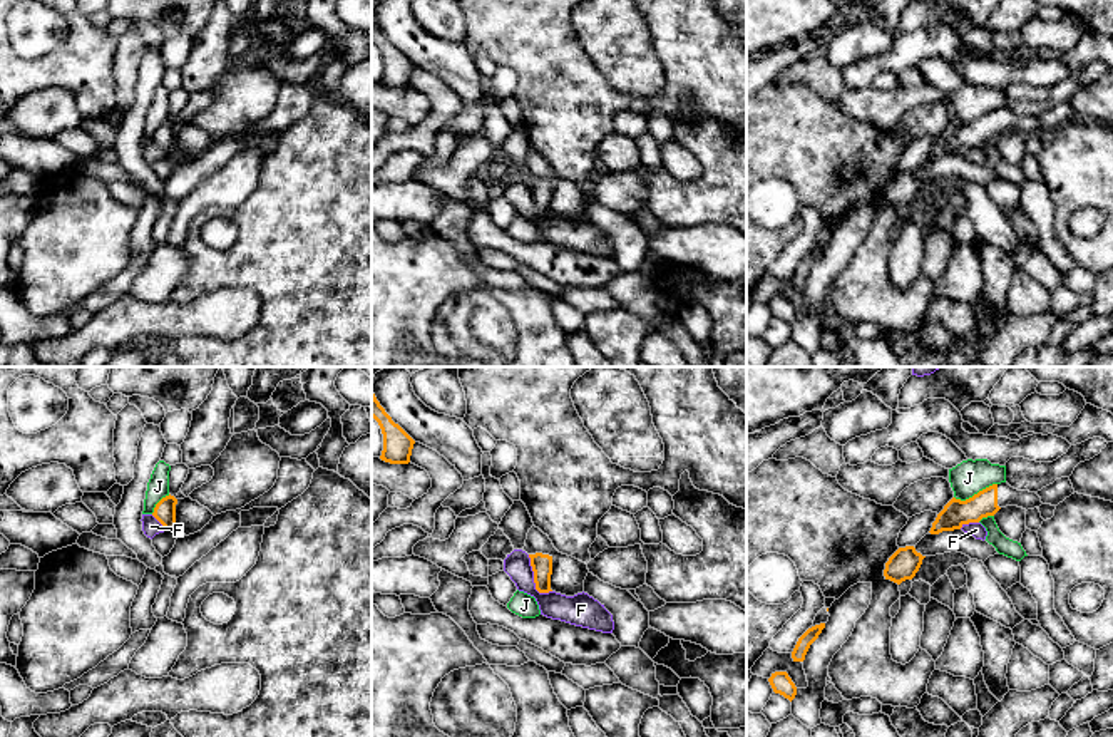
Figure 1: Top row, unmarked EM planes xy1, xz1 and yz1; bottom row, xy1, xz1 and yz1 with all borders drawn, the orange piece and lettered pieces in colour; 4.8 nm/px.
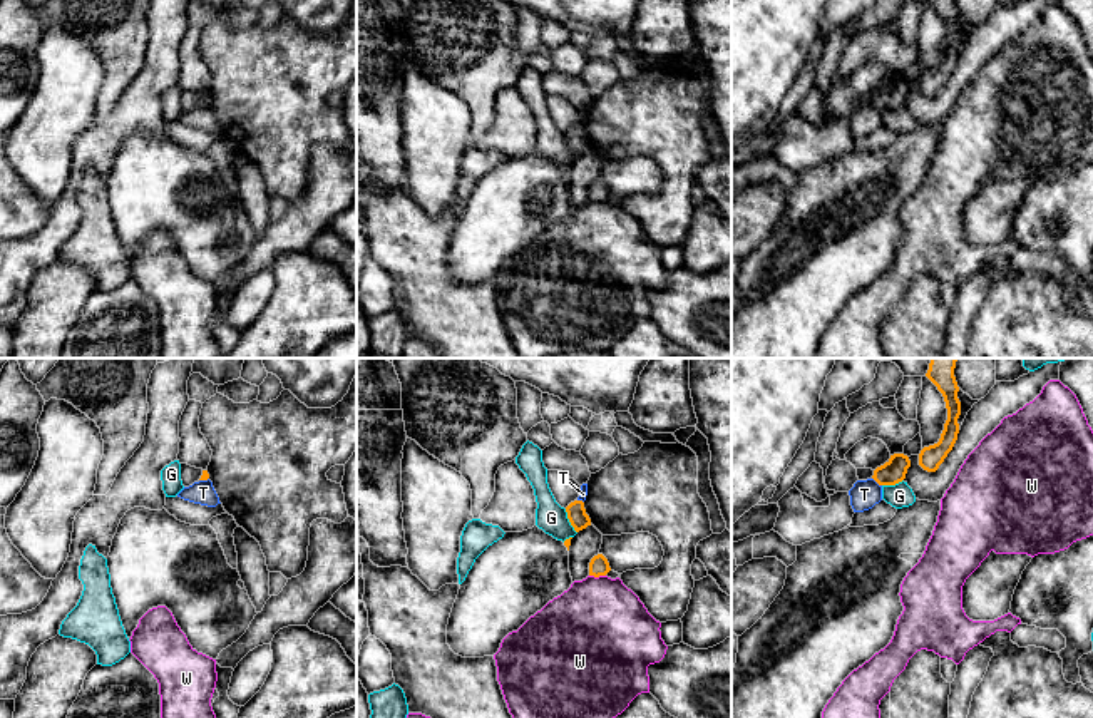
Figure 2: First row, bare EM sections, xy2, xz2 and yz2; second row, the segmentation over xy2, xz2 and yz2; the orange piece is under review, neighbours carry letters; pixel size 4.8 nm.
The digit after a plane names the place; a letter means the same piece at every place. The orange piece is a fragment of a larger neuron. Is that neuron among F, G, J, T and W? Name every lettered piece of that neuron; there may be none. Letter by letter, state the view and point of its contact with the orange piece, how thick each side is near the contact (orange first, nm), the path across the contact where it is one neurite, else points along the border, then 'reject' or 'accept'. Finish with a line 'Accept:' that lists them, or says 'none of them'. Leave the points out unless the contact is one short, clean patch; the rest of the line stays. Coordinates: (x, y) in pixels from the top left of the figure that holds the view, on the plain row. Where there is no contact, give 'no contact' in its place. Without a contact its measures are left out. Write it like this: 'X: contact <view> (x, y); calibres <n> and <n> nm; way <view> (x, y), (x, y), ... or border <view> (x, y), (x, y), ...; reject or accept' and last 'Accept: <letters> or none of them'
F: contact xz1 (534, 205); calibres 100 and 140 nm; border xz1 (528, 180), (534, 211), (539, 216), (551, 216); reject
G: contact xz2 (569, 146); calibres 90 and 150 nm; reject
J: contact yz1 (974, 119); calibres 130 and 160 nm; border yz1 (996, 108), (964, 124), (954, 123); reject
T: contact yz2 (877, 107); calibres 120 and 140 nm; border yz2 (872, 102), (881, 111); reject
W: contact xz2 (598, 201); calibres 90 and 480 nm; reject
Accept: none of them

